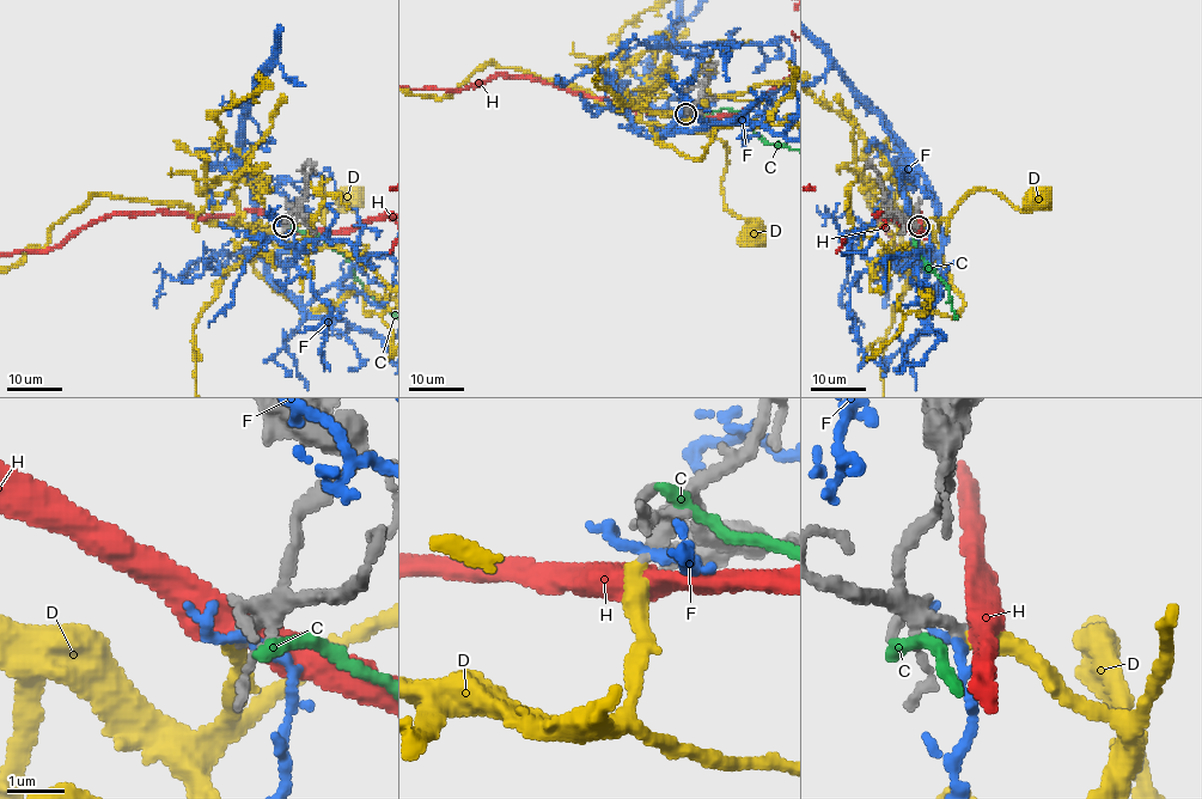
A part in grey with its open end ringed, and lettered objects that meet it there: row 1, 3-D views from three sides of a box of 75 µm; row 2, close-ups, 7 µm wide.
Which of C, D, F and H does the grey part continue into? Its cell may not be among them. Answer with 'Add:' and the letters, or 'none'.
Add: D

